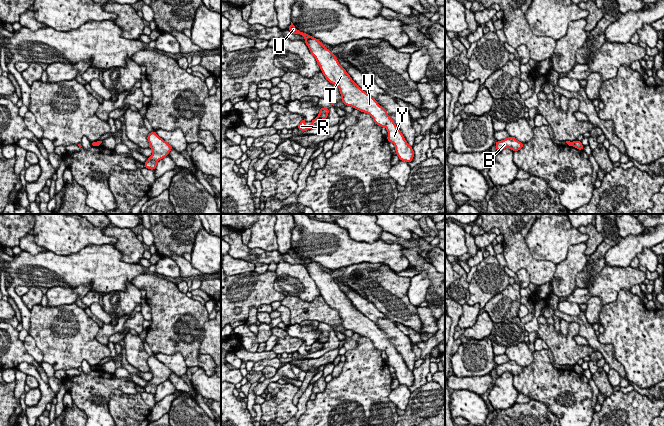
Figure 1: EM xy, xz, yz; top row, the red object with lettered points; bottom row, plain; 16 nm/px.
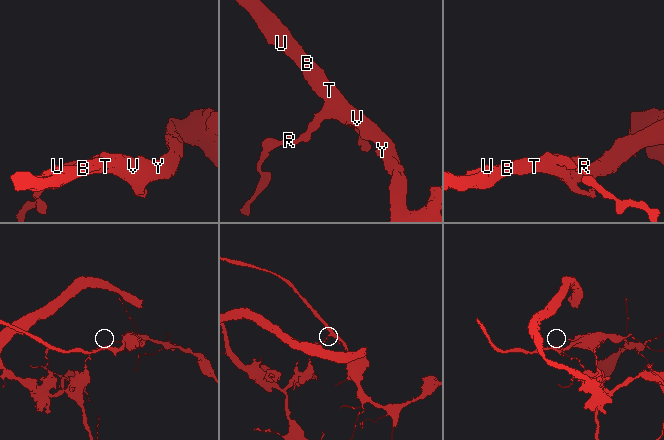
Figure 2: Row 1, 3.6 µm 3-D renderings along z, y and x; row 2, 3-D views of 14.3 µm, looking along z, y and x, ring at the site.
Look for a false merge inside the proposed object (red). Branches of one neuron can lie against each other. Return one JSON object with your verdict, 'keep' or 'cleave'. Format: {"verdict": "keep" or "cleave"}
{"verdict": "cleave"}

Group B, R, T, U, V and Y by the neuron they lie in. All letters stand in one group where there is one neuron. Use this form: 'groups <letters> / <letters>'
groups B T U V Y / R

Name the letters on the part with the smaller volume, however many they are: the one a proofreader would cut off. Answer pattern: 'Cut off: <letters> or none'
Cut off: B, T, U, V, Y

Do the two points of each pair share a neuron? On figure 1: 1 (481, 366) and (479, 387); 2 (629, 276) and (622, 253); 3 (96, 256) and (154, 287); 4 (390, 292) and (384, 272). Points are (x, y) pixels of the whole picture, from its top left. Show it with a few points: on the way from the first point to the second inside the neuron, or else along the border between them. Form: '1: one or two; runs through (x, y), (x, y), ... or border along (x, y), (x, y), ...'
1: two; border along (489, 373), (473, 376), (456, 375)
2: two; border along (605, 263), (611, 266), (629, 266)
3: two; border along (143, 273), (139, 274), (131, 282)
4: one; runs through (385, 287), (384, 277)

